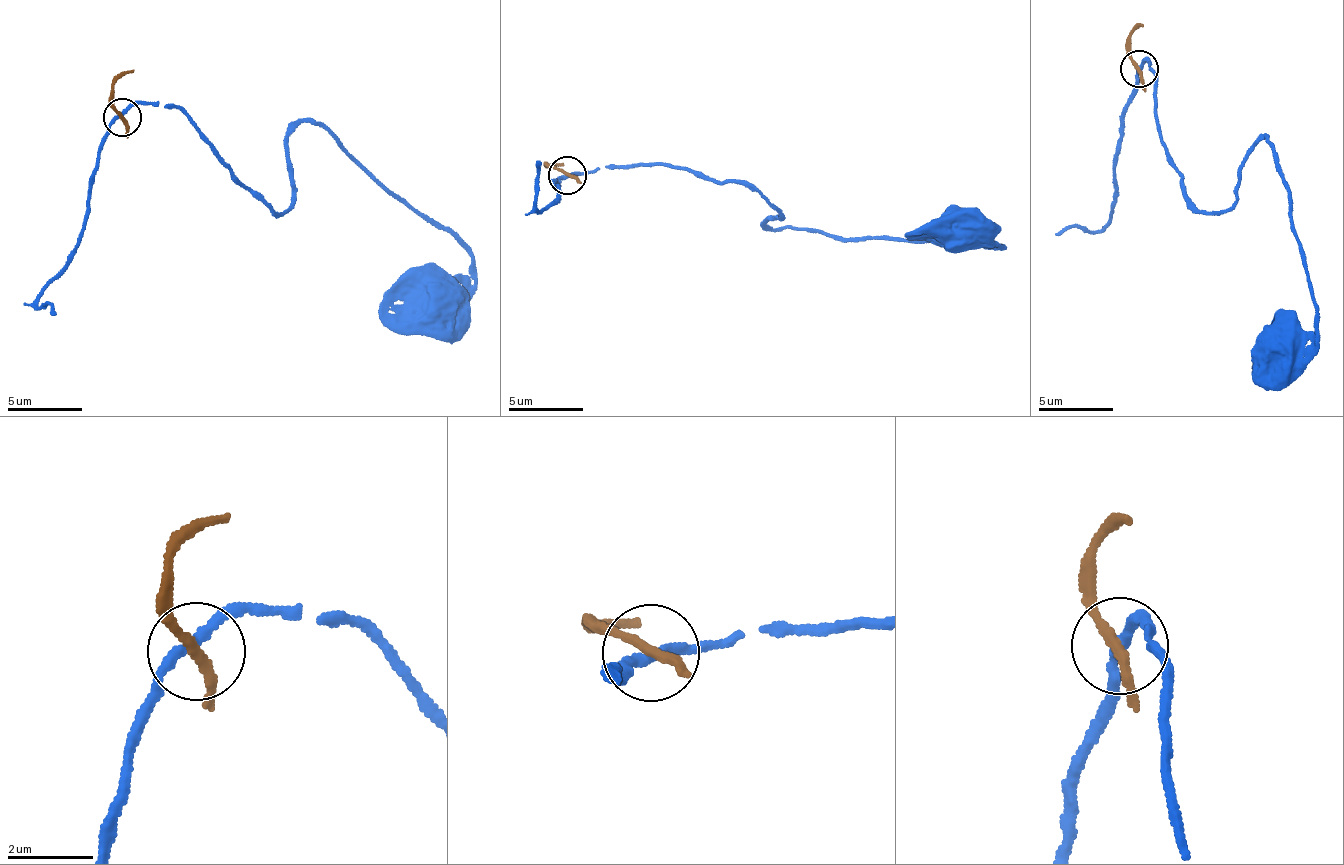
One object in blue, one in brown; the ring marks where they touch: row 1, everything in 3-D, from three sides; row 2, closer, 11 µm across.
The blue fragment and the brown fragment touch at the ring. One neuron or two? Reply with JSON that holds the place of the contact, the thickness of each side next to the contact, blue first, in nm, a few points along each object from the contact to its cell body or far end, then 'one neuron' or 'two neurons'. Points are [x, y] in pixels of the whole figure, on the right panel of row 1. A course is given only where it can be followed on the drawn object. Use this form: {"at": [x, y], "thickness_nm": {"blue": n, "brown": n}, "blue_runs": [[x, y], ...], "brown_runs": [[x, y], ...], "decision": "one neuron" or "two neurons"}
{"at": [1139, 69], "thickness_nm": {"blue": 220, "brown": 220}, "blue_runs": [[1140, 67], [1153, 67], [1167, 158], [1200, 210], [1228, 206], [1269, 142], [1315, 316], [1310, 339], [1279, 353]], "brown_runs": [[1140, 67], [1129, 51], [1129, 36], [1140, 22]], "decision": "two neurons"}

